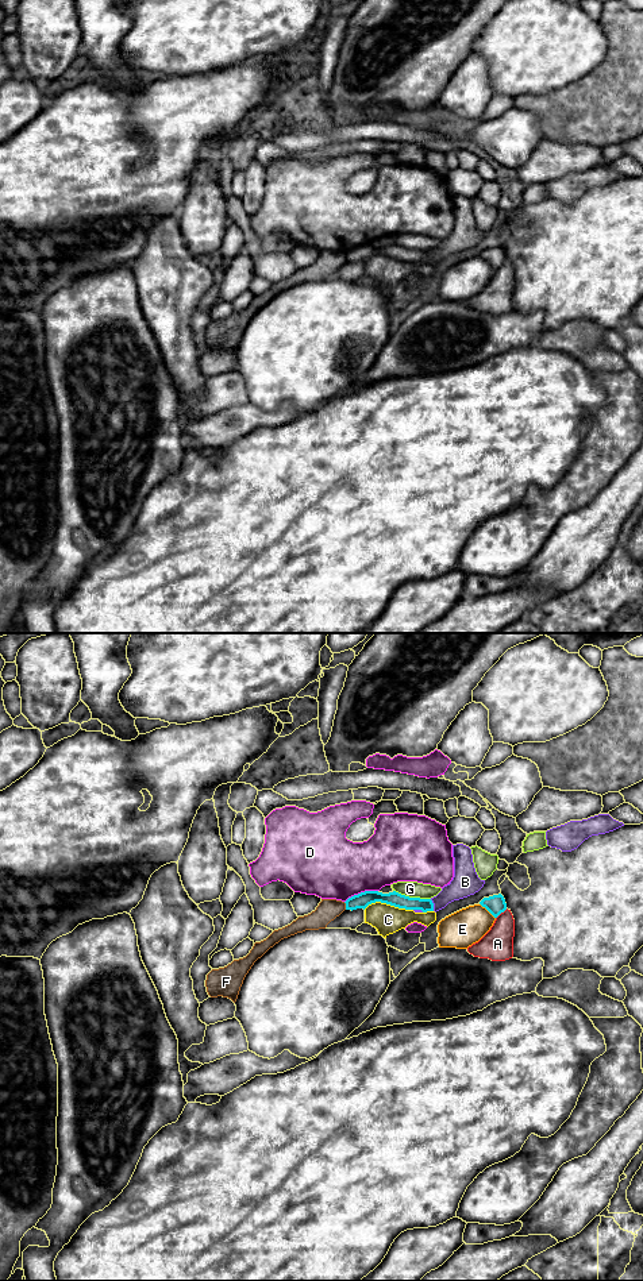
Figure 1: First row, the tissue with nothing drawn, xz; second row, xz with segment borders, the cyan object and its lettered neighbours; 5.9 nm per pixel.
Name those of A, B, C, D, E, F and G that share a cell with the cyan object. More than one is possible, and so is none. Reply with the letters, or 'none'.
none

